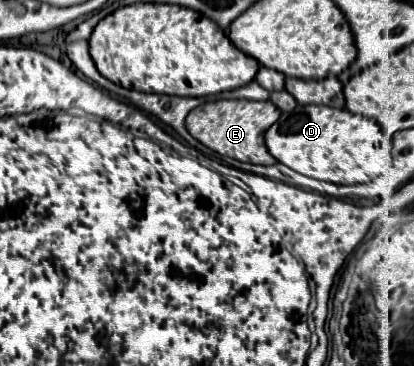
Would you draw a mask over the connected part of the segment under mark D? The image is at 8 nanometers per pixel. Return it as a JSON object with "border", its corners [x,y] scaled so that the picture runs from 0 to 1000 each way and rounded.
{"border":[[[715,290],[643,361],[647,415],[686,454],[802,503],[884,503],[942,459],[942,377],[879,317],[797,290]]]}

